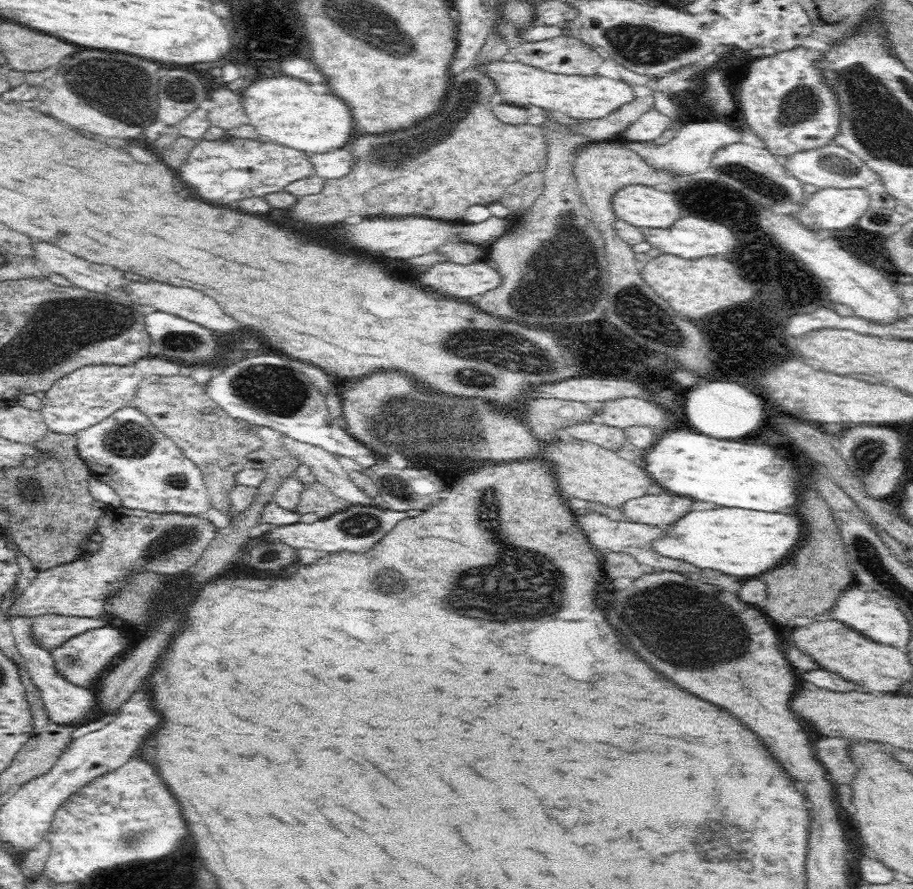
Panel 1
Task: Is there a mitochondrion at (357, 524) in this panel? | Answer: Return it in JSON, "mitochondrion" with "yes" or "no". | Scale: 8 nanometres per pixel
{"mitochondrion":"yes"}

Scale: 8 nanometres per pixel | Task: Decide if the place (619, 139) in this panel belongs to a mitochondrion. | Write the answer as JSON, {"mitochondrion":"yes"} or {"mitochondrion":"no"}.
{"mitochondrion":"no"}

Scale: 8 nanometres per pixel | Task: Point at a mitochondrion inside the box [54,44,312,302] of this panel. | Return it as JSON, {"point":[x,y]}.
{"point":[130,93]}

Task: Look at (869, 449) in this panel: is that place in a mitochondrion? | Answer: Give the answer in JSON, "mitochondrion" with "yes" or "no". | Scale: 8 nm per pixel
{"mitochondrion":"yes"}

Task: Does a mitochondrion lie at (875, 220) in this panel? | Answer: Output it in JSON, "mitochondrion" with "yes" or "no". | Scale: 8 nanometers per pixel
{"mitochondrion":"yes"}

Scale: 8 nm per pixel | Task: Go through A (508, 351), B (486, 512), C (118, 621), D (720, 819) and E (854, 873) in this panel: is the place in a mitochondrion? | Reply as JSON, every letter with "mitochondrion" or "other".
{"A":"mitochondrion","B":"mitochondrion","C":"other","D":"mitochondrion","E":"other"}

